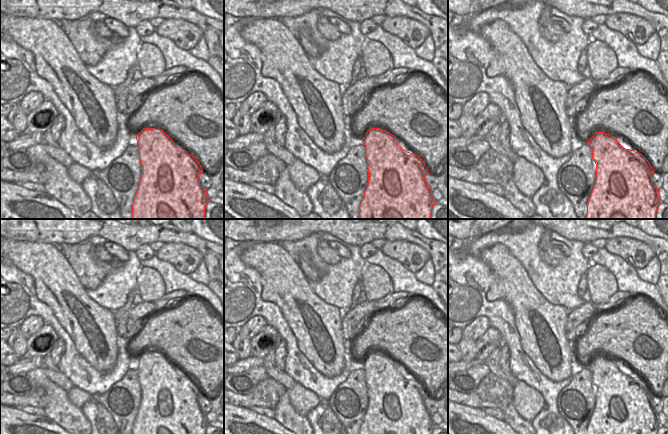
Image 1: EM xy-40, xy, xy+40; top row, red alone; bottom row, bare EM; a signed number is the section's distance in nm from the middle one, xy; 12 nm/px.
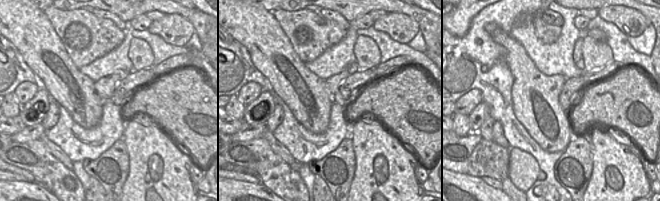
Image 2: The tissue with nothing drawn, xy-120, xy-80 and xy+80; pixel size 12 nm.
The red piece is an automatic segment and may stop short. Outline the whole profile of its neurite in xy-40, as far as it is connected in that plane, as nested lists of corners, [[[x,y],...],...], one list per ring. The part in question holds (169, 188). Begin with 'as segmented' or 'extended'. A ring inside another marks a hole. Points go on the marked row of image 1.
as segmented; [[[143,128],[136,140],[141,177],[133,199],[132,219],[205,219],[205,206],[210,197],[207,196],[207,189],[200,185],[199,174],[203,169],[199,162],[186,150],[179,148],[163,130]]]

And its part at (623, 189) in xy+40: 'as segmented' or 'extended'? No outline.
as segmented

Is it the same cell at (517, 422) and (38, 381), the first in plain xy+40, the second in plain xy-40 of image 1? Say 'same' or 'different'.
same

